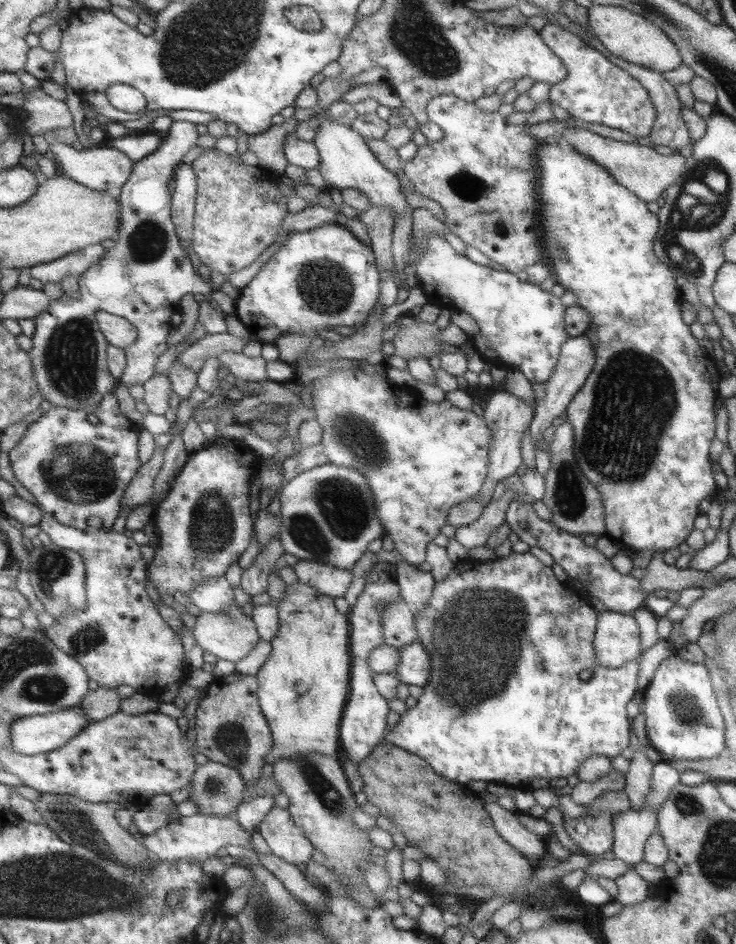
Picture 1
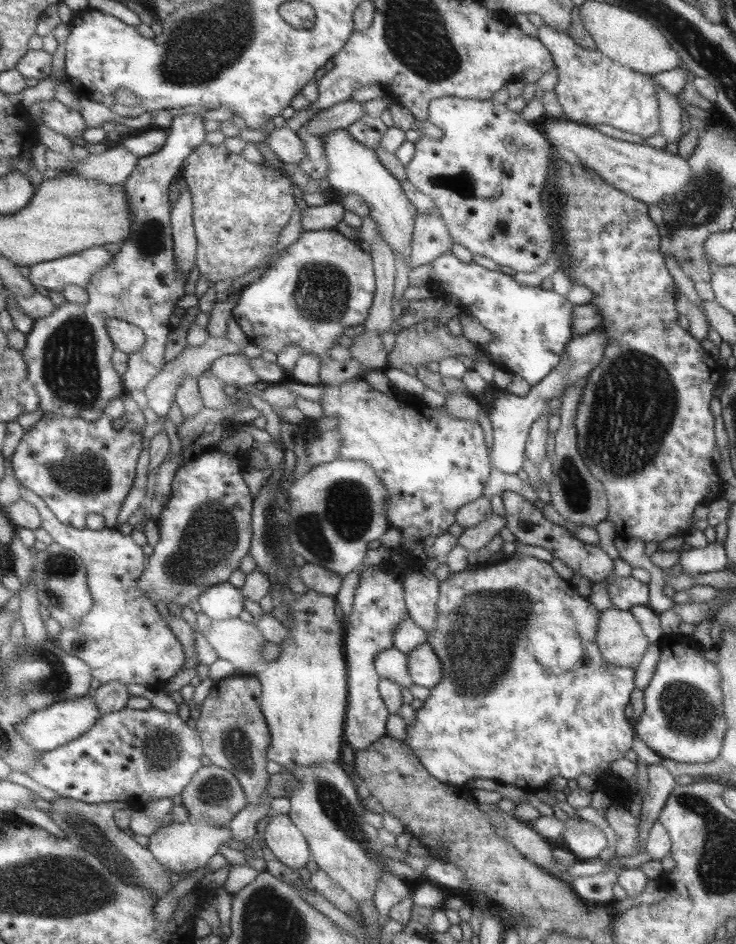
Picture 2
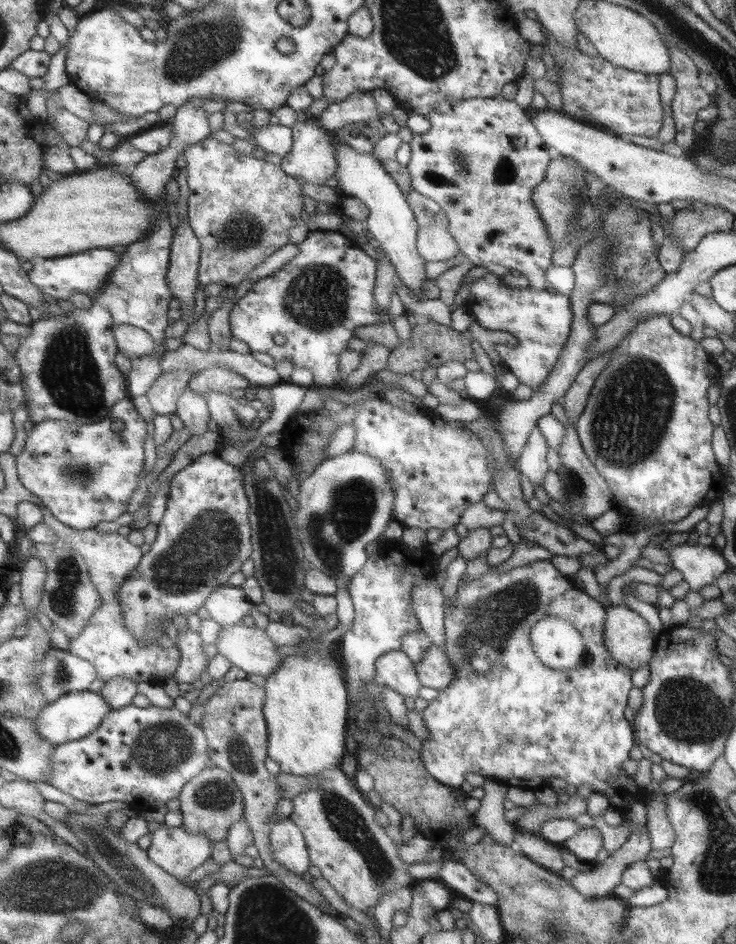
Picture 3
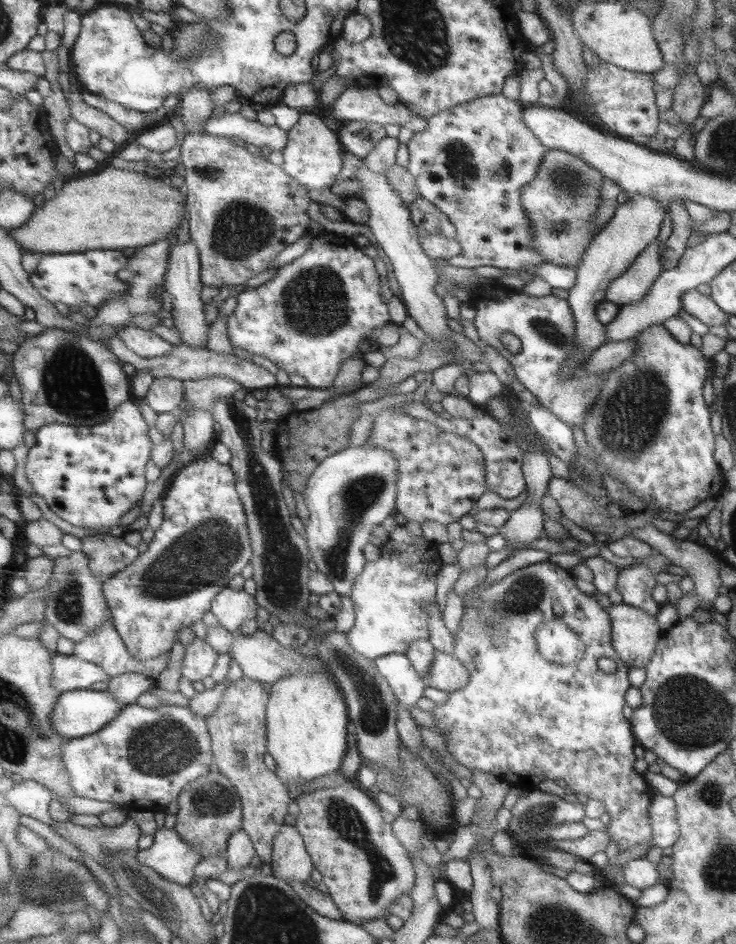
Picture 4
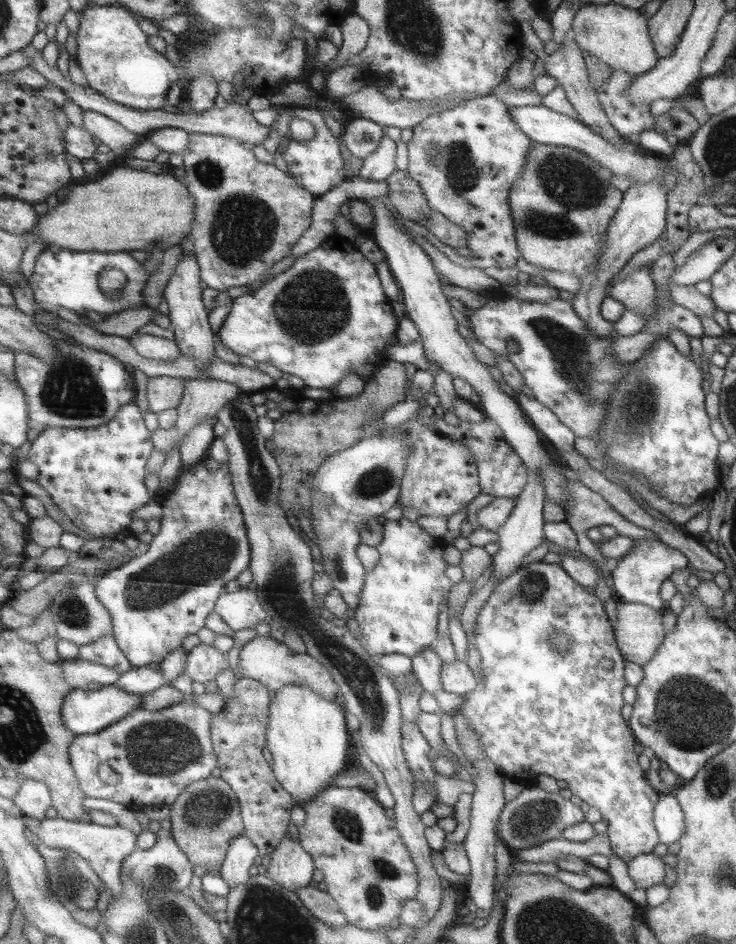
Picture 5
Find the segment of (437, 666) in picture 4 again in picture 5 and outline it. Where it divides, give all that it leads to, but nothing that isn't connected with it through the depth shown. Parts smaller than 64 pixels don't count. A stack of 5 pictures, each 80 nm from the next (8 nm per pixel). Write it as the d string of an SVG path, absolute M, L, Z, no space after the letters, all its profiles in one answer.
M457 659L453 663L441 662L440 677L442 690L453 692L457 696L473 692L479 683L465 662Z

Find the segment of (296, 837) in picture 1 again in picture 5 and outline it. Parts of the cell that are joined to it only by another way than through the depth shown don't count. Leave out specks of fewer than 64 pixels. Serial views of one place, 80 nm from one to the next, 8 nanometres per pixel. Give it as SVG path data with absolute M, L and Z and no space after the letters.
M286 834L275 847L269 867L264 871L267 878L287 890L307 886L315 870L312 858L297 841Z

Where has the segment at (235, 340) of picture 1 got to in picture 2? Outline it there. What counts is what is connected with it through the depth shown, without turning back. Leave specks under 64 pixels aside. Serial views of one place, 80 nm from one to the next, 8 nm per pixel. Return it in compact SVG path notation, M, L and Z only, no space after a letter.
M209 336L205 339L204 343L198 346L187 345L179 356L176 356L173 360L166 362L159 374L156 374L154 378L147 383L147 387L144 389L148 407L159 416L166 416L173 404L175 398L175 391L179 383L183 383L185 378L198 378L202 371L205 371L210 364L219 356L231 355L236 352L240 352L241 349L235 347L234 343L226 339L225 337L219 338L218 336Z

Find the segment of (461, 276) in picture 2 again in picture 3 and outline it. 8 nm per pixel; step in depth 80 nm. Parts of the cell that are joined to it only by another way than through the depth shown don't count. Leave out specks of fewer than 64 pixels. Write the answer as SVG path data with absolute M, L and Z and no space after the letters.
M491 272L485 273L482 277L475 279L469 287L468 297L464 304L474 314L476 323L485 330L505 331L514 336L517 340L515 347L511 348L503 344L495 344L495 352L504 360L508 371L517 377L517 381L537 391L549 372L552 371L555 361L563 350L572 325L572 310L568 297L559 293L549 293L543 290L532 288L515 288L505 284L499 275Z

